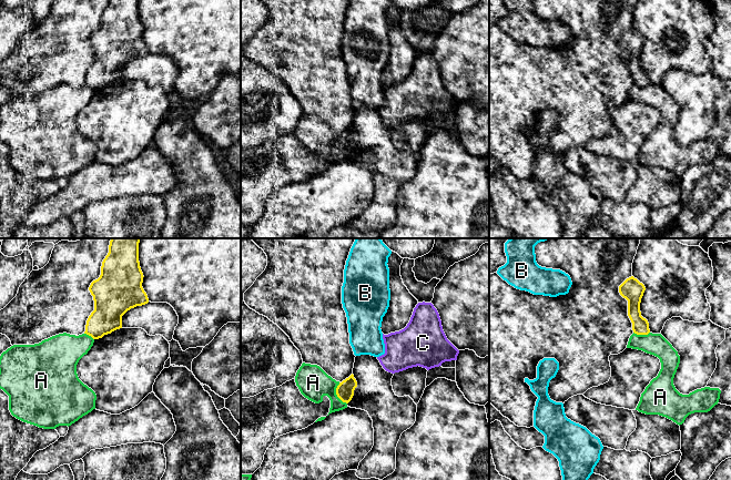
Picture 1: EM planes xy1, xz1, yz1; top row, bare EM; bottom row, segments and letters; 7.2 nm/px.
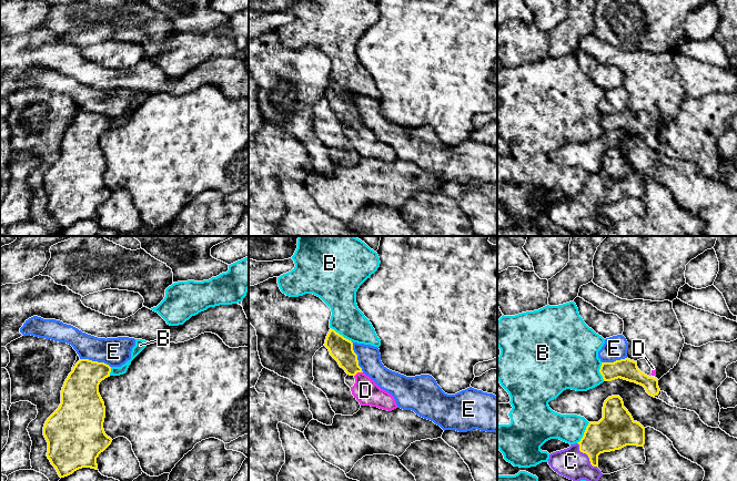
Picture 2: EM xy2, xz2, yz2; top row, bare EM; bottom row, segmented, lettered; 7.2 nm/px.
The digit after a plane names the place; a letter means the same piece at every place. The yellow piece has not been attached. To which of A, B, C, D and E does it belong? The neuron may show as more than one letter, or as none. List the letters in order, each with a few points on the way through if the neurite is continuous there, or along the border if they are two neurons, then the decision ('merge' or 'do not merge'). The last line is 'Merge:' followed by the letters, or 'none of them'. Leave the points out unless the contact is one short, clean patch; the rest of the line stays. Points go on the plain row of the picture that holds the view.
A: border xz1 (338, 134), (336, 146), (346, 155); do not merge
B: do not merge
C: way yz2 (613, 183), (604, 187), (586, 205), (577, 214), (572, 215); merge
D: way xz2 (341, 101), (349, 114), (357, 123), (365, 142); merge
E: border xy2 (80, 110), (103, 113), (110, 119); do not merge
Merge: C, D

